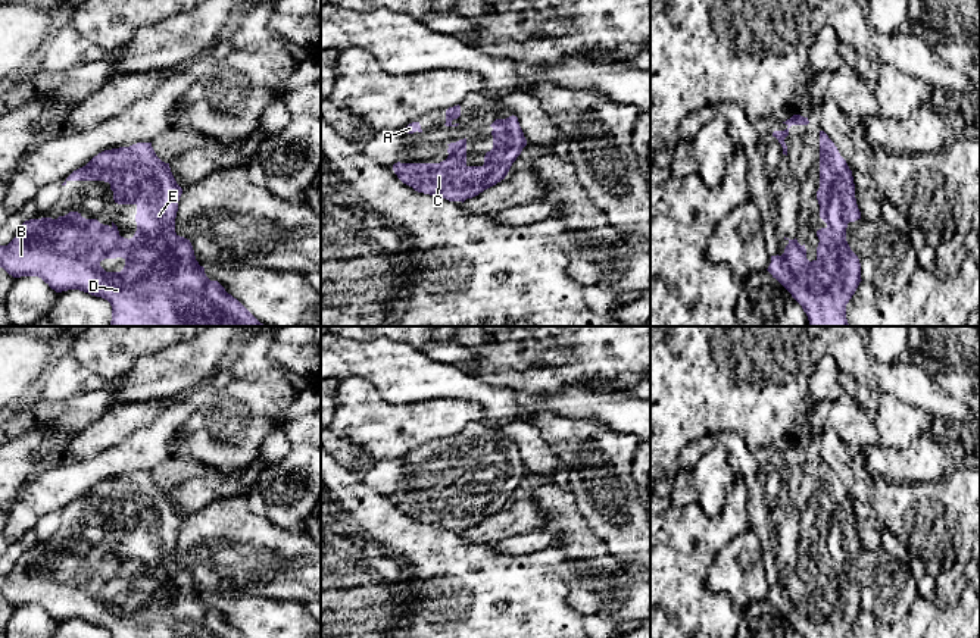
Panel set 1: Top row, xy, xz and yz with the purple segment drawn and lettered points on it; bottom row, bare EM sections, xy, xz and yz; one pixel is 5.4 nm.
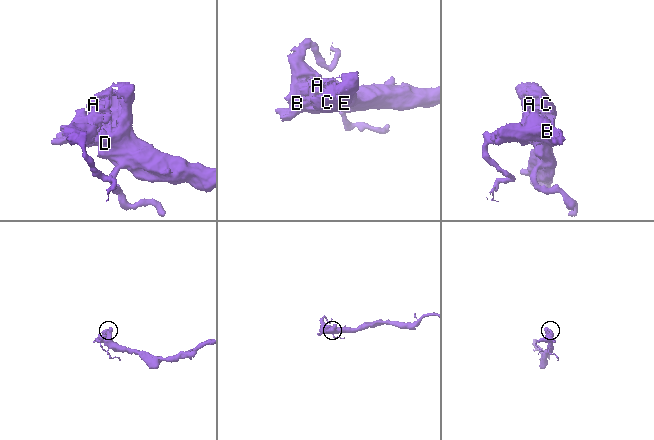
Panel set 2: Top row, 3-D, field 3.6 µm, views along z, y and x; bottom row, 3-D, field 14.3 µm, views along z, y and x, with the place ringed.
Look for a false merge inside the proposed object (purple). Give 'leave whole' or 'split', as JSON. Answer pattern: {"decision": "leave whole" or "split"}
{"decision": "leave whole"}

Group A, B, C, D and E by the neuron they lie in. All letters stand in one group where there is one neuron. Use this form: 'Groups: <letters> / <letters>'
Groups: A B C D E

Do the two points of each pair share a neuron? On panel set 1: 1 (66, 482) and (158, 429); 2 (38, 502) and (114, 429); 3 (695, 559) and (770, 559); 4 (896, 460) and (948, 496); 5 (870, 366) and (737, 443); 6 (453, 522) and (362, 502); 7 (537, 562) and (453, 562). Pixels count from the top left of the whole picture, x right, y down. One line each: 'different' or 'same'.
1: same
2: different
3: different
4: different
5: different
6: different
7: same

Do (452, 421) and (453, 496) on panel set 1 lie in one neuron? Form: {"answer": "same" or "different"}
{"answer": "different"}

